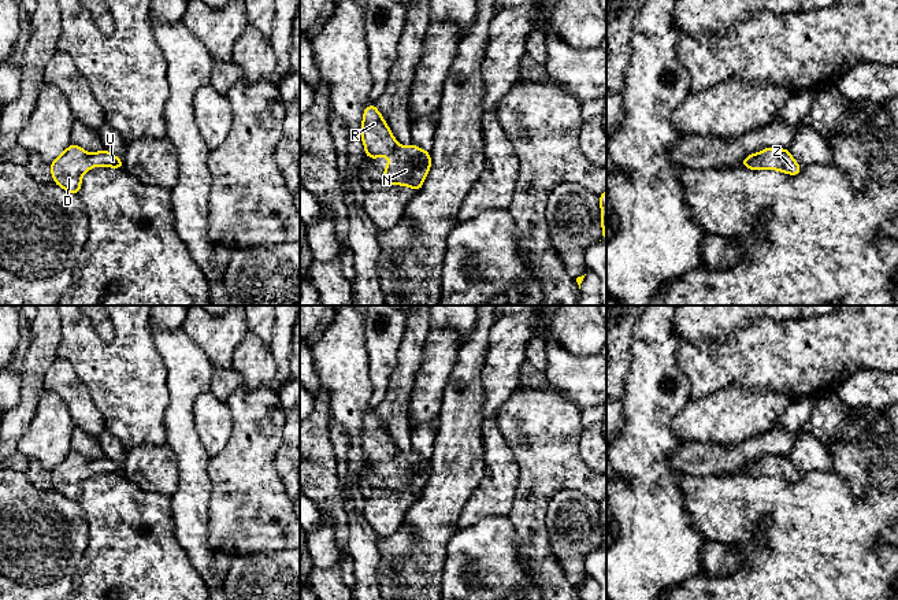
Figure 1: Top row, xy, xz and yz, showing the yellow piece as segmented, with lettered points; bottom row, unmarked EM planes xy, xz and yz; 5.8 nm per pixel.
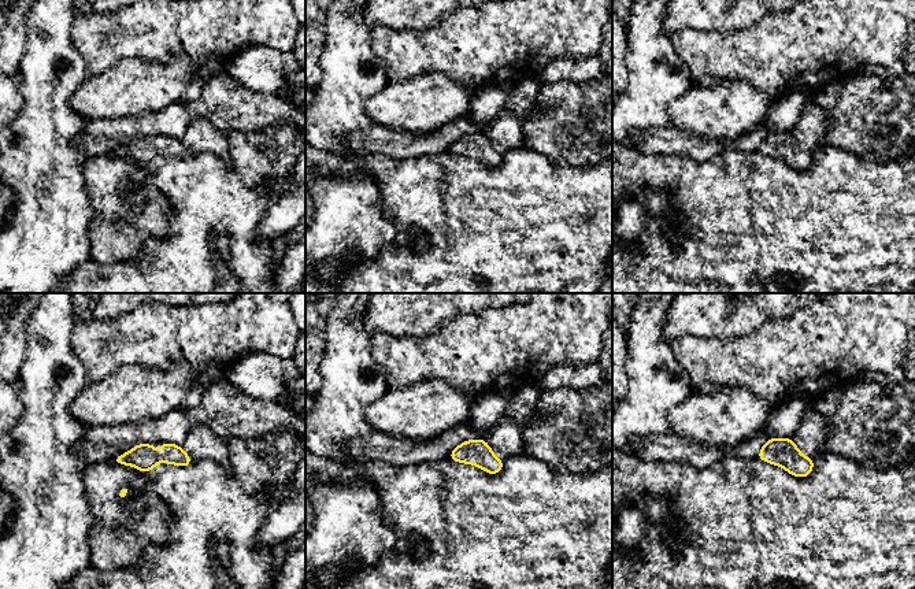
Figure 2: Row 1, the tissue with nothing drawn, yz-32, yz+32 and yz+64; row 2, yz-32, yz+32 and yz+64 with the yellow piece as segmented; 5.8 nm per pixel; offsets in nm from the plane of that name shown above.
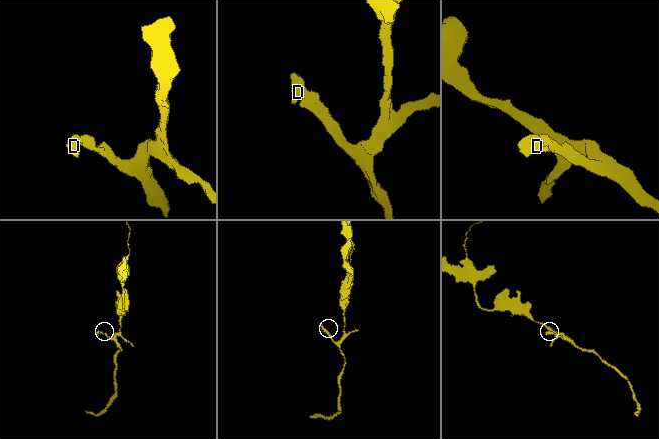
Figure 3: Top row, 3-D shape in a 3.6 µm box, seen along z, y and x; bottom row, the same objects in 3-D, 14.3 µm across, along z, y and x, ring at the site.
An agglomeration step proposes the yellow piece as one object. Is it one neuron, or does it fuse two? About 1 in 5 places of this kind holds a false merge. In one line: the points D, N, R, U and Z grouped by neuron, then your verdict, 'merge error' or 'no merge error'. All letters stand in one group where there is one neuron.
groups D N R U Z; no merge error

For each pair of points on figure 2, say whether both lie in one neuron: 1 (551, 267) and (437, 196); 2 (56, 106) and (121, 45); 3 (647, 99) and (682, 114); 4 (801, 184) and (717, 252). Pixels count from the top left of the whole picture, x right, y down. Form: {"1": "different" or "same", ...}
{"1": "same", "2": "different", "3": "different", "4": "same"}

